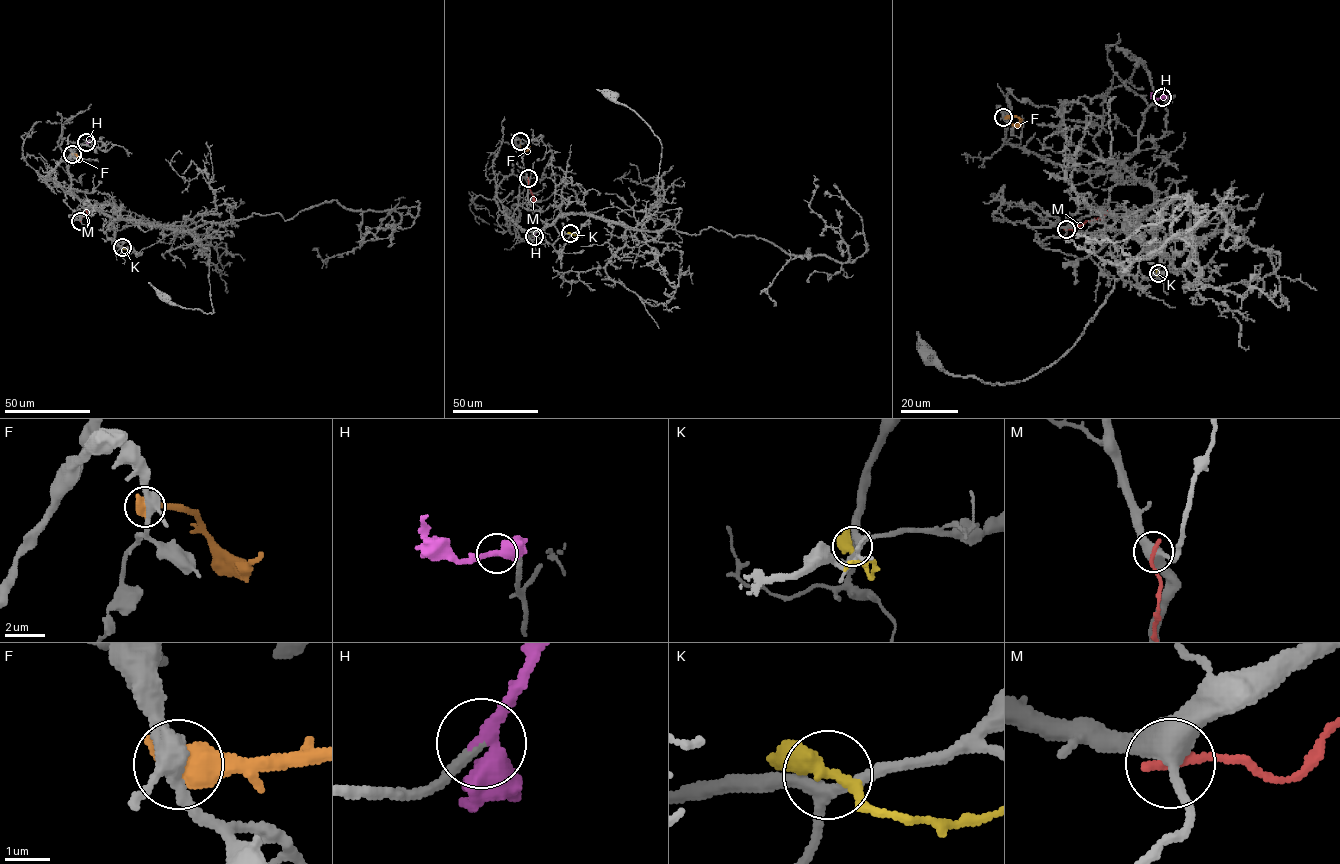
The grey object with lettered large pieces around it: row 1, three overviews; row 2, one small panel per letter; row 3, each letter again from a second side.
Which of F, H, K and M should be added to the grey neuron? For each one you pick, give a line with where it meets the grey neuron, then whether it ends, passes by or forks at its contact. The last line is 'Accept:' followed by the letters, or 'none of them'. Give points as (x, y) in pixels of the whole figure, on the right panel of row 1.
H: (1162, 97) | it passes by
Accept: H

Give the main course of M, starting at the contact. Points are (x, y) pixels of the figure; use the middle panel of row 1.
M: (528, 178), (534, 203)

